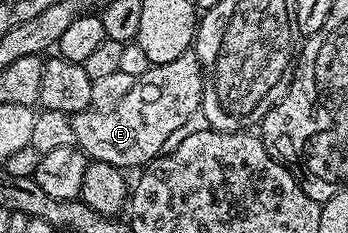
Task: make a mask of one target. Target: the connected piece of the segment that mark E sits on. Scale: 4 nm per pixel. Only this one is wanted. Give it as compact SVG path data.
M196 52L179 55L179 59L171 59L171 63L150 65L145 74L134 80L131 91L127 91L115 107L102 110L90 107L82 113L72 114L76 146L90 162L113 164L122 171L144 167L161 156L161 148L171 131L183 127L189 114L200 110L205 88L207 82Z

